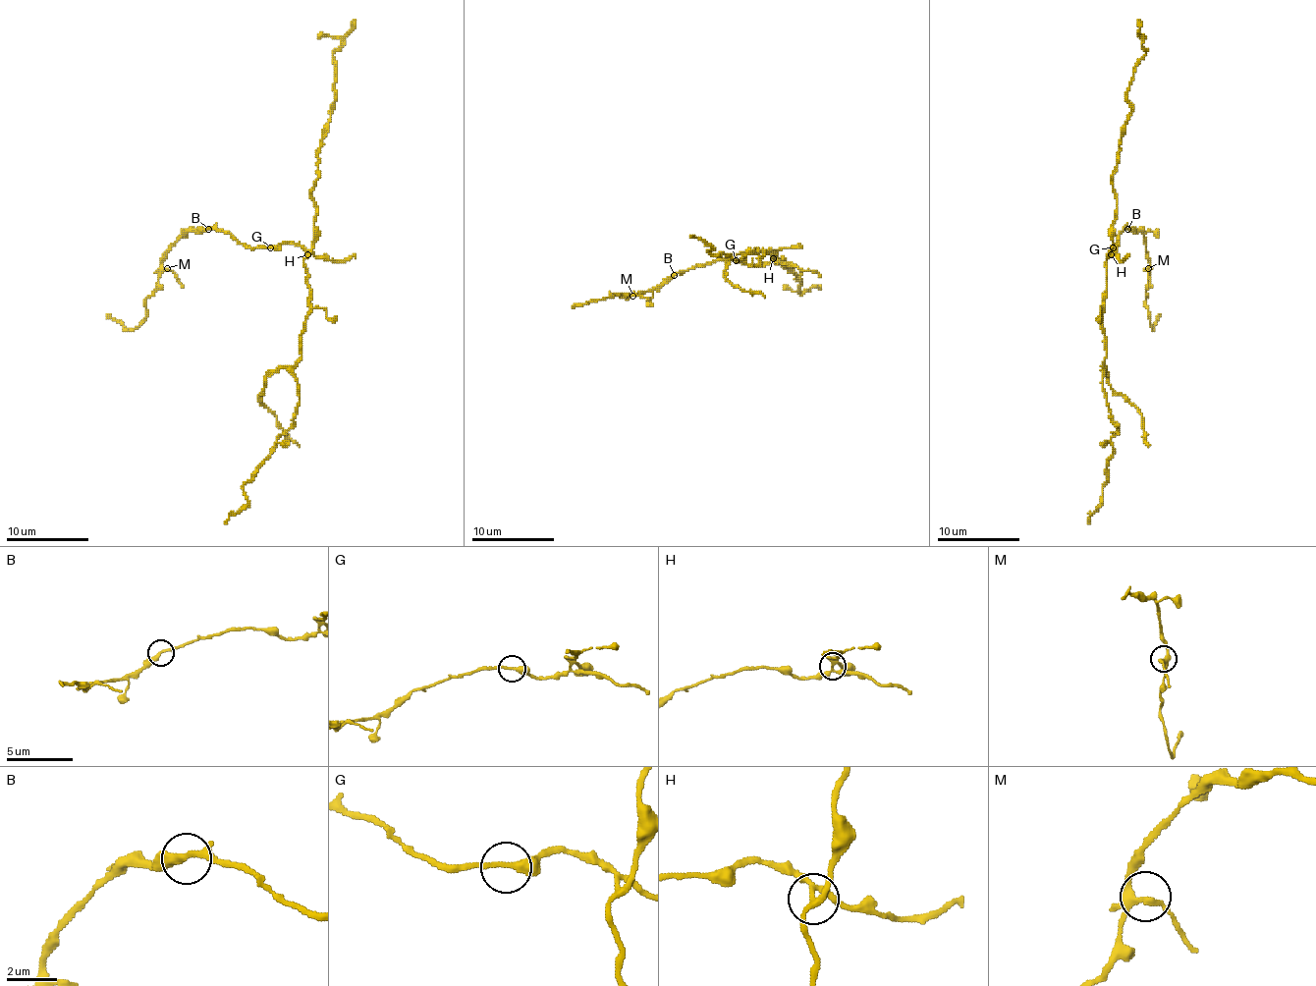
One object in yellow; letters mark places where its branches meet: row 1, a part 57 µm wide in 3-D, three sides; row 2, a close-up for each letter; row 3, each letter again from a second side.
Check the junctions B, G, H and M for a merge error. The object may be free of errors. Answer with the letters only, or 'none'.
H

